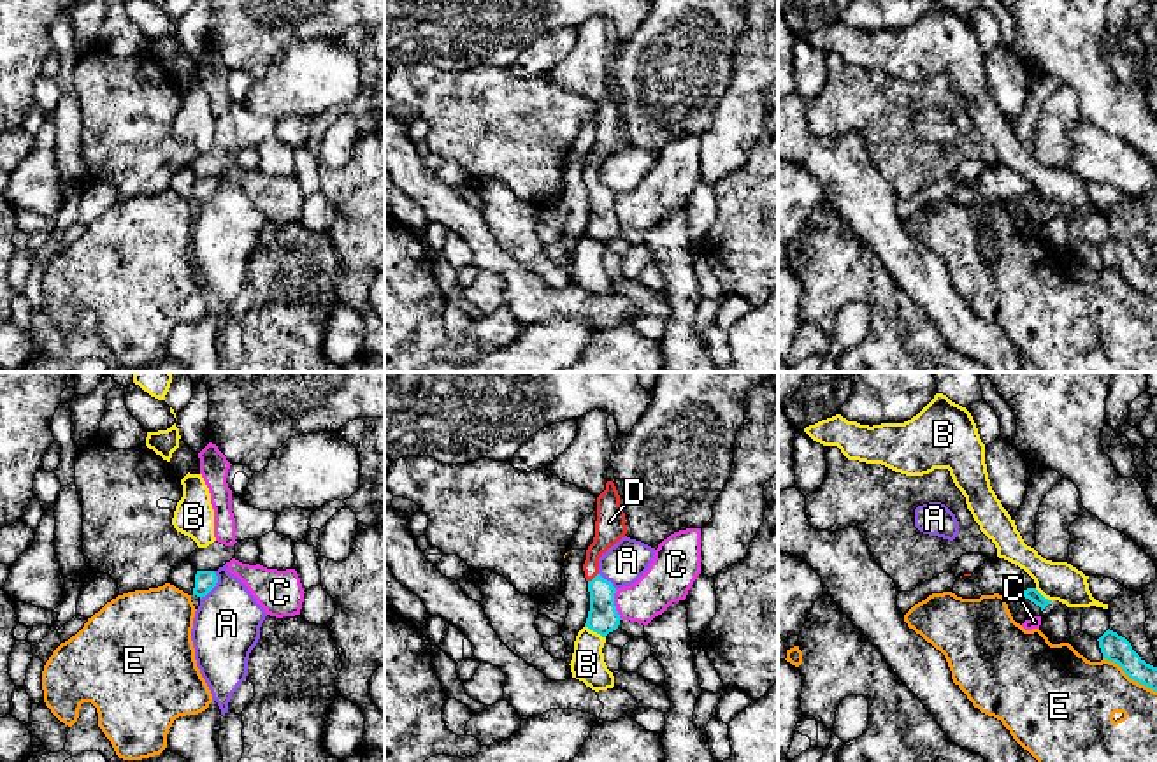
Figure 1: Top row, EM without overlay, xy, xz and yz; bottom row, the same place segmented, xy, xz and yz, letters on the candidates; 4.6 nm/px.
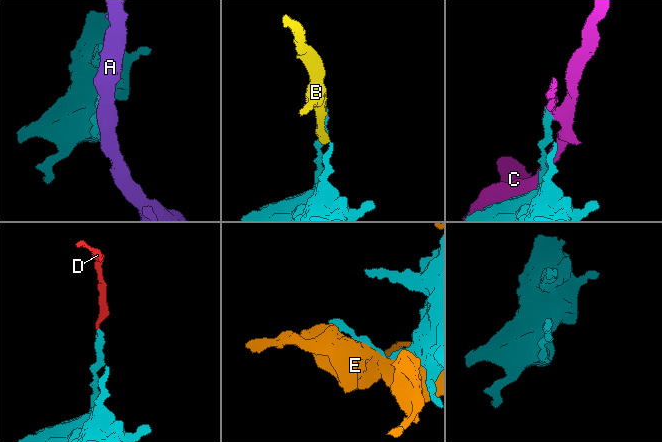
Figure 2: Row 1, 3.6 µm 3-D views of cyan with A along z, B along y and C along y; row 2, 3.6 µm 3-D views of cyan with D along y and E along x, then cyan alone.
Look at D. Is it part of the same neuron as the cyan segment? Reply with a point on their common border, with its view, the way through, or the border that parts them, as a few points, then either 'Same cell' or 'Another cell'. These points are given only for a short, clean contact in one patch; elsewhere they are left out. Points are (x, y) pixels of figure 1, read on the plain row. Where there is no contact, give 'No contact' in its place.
Touches cyan at xz (594, 185). Path across: xz (603, 223), (603, 199), (594, 185), (592, 162), (610, 134). Same cell

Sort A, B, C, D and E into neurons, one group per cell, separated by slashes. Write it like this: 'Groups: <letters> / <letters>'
Groups: A / B / C / D / E

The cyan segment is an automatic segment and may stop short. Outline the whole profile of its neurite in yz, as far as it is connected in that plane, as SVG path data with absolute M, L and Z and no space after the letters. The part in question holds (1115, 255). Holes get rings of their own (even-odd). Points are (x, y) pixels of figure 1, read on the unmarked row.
M1108 235L1097 248L1103 265L1118 270L1131 286L1157 298L1157 274L1146 270L1125 244Z

